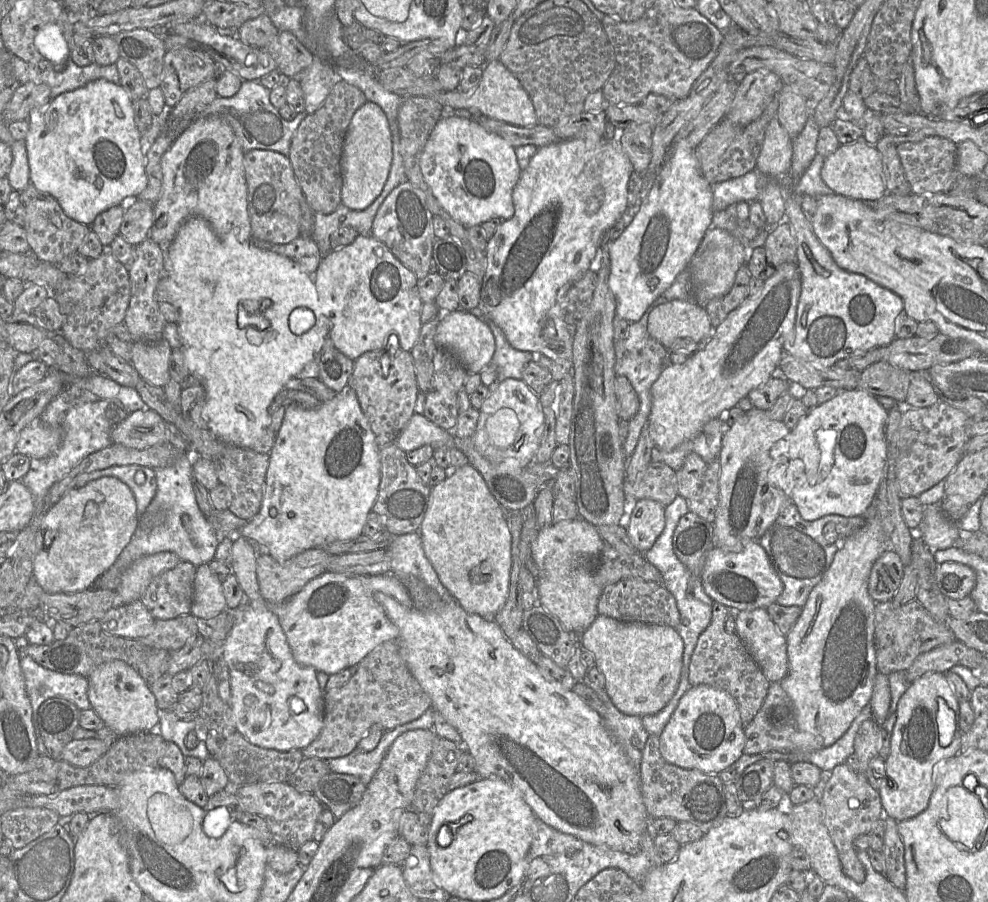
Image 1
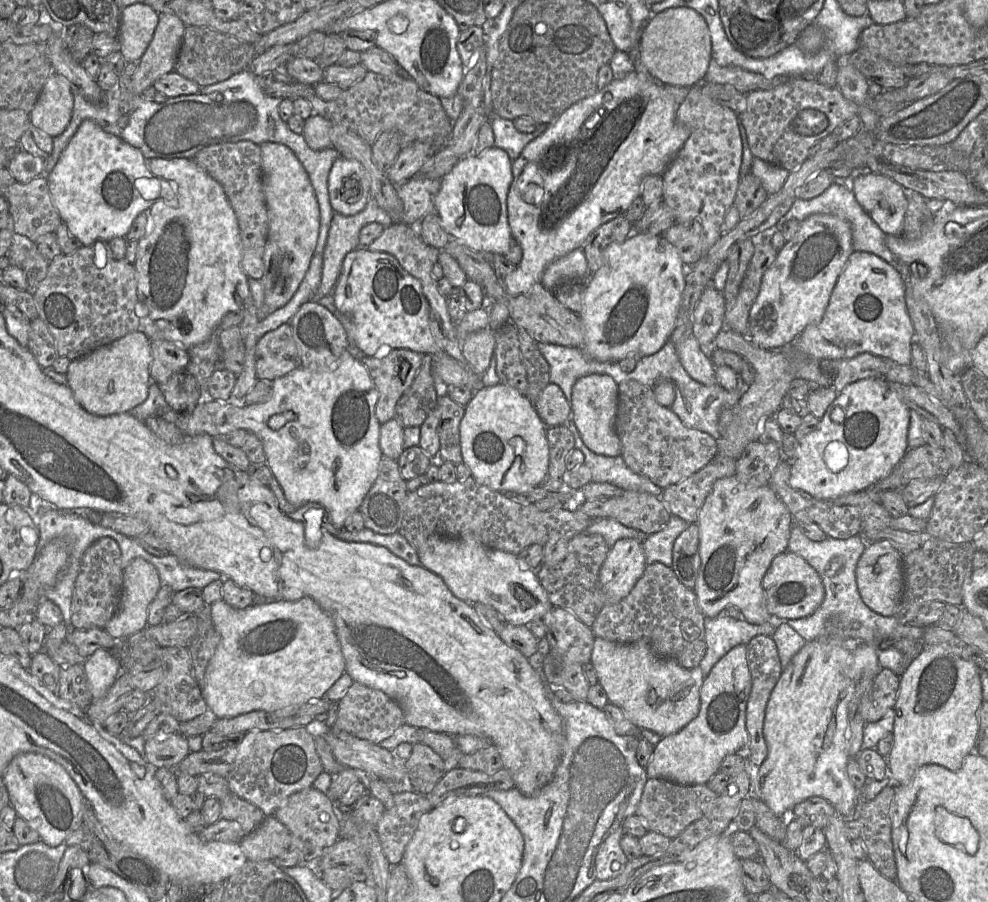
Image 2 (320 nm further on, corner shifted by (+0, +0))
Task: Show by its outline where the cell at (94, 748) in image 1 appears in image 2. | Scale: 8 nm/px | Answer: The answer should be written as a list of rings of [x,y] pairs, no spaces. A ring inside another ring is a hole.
[[[175,733],[147,739],[144,758],[156,769],[175,768],[190,753],[186,737]]]

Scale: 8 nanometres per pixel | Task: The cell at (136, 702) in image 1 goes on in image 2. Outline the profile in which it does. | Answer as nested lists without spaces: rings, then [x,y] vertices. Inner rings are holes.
[[[96,650],[84,663],[89,690],[94,699],[102,698],[122,673],[120,660],[110,650]]]

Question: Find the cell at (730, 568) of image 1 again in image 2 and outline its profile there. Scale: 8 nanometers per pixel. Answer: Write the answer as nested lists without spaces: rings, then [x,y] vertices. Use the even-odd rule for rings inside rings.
[[[786,551],[777,555],[762,579],[766,606],[777,621],[813,614],[821,605],[825,589],[820,575],[801,556]]]

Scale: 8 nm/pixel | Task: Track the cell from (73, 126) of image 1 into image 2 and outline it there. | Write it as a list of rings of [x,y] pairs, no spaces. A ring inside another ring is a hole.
[[[88,119],[81,122],[46,180],[55,210],[82,246],[98,240],[109,242],[115,237],[125,237],[136,216],[147,211],[161,196],[162,188],[162,179],[150,173],[140,150],[103,131]]]

